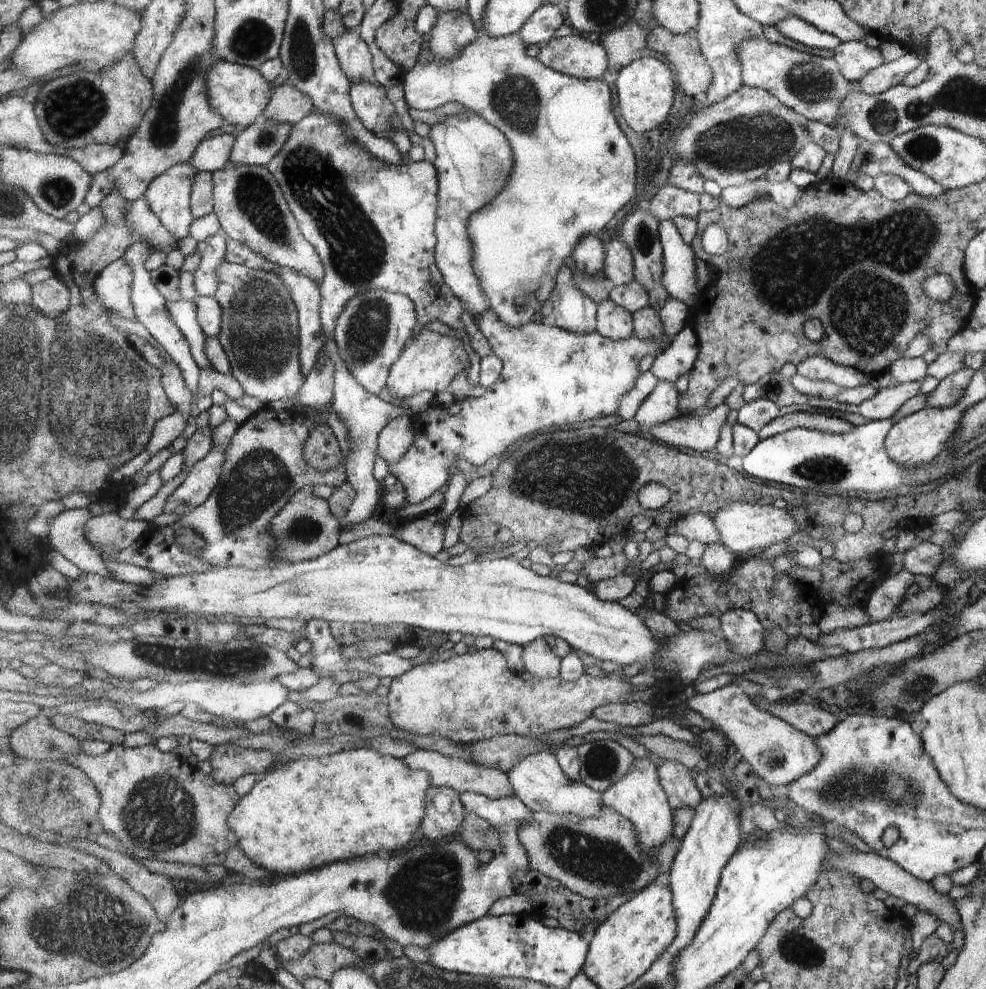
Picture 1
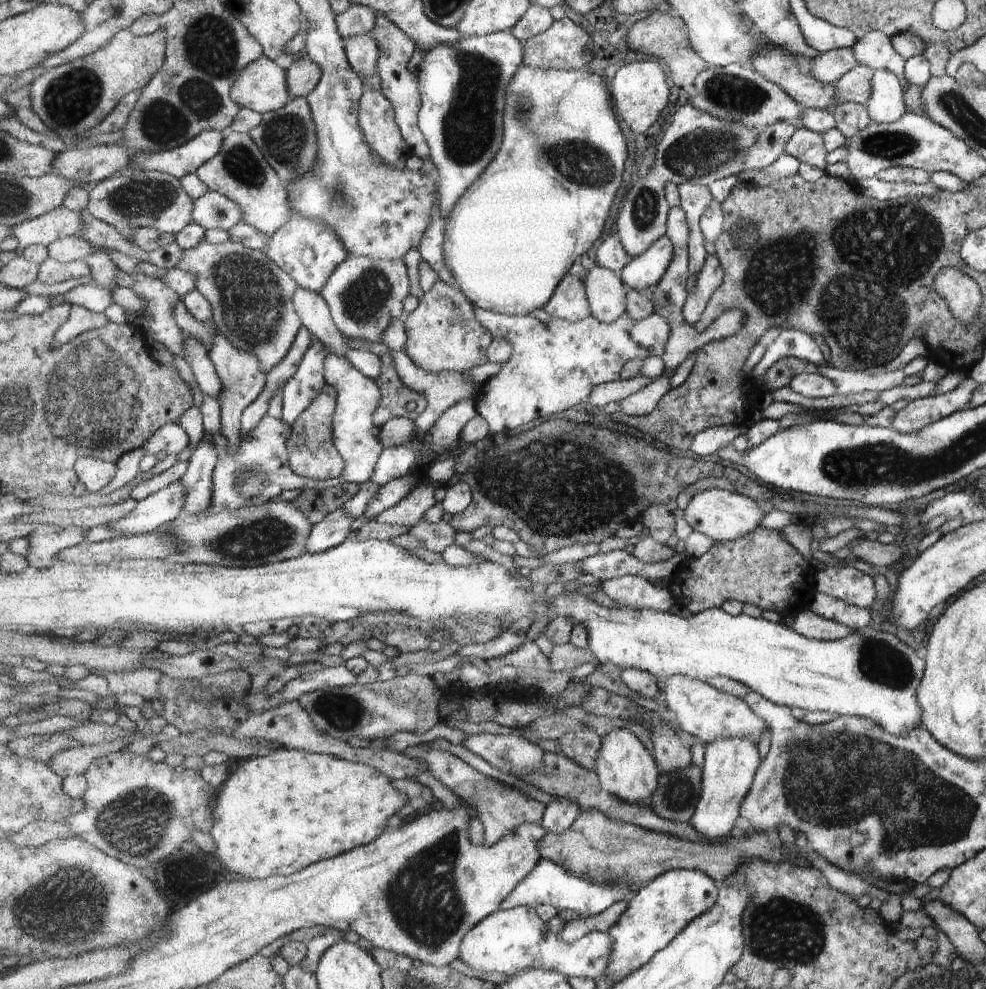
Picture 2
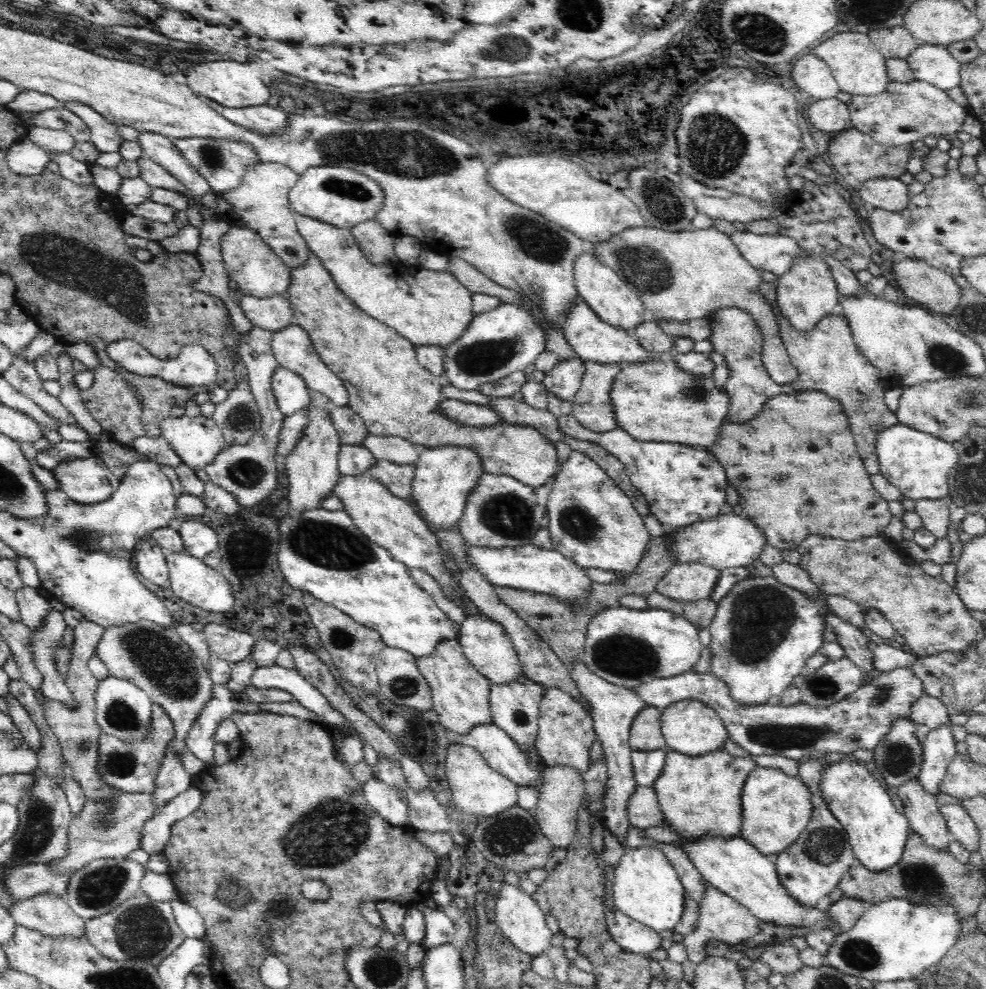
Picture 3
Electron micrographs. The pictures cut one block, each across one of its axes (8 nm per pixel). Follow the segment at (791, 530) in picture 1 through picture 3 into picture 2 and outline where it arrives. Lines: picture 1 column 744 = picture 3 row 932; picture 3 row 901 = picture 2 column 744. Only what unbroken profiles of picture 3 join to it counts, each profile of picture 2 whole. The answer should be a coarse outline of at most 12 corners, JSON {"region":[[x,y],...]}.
{"region":[[727,490],[693,496],[684,519],[715,541],[758,528],[755,502]]}

